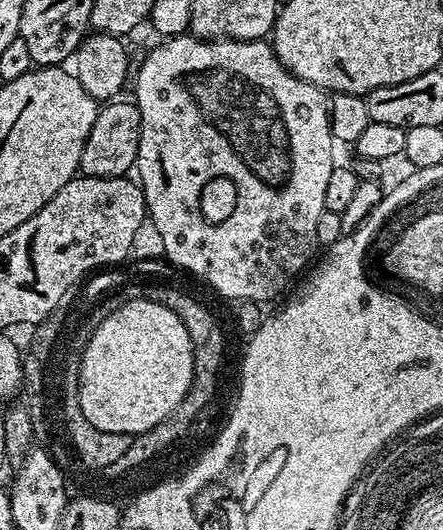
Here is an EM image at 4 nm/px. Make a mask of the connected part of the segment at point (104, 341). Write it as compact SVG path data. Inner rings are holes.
M146 299L130 300L116 312L109 312L105 320L94 330L89 344L85 346L85 350L80 356L80 362L80 405L82 406L82 414L86 414L86 418L90 420L91 425L98 426L98 430L110 430L114 434L127 434L130 437L141 436L146 430L158 426L158 422L166 419L182 402L182 398L186 398L194 378L194 350L190 342L190 334L186 334L186 326L182 326L182 318L178 318L178 314L174 314L174 310Z

